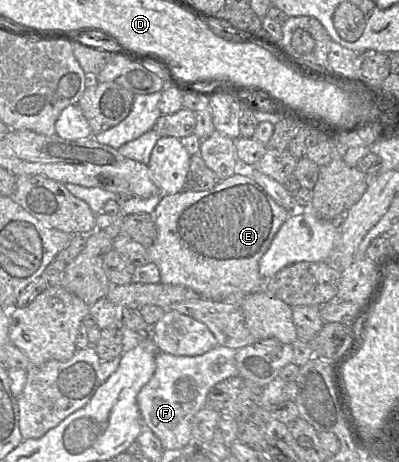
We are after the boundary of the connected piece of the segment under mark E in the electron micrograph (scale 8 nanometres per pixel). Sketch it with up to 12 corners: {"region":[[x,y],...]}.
{"region":[[248,173],[161,194],[162,284],[239,304],[290,214]]}

